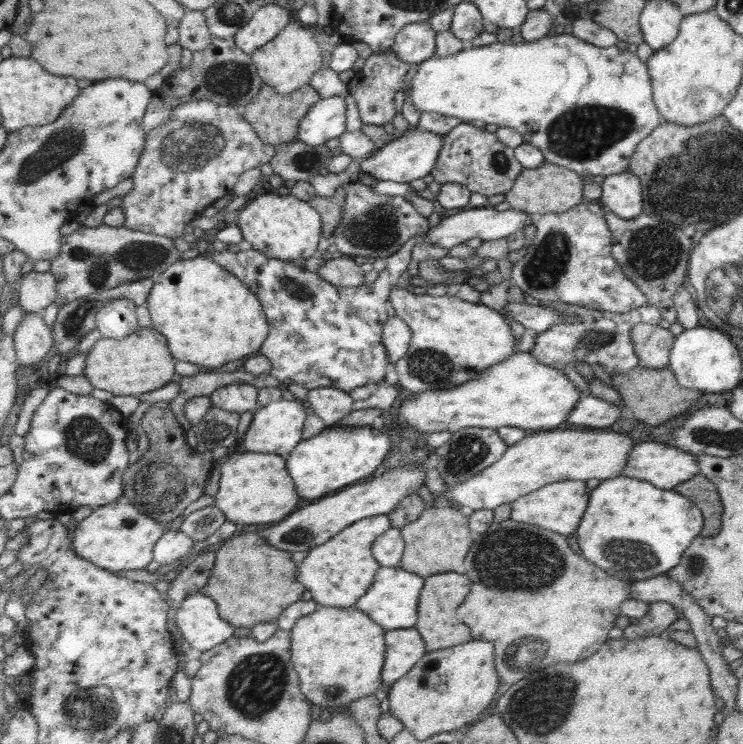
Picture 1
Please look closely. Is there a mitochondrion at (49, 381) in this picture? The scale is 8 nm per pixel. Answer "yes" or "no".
no

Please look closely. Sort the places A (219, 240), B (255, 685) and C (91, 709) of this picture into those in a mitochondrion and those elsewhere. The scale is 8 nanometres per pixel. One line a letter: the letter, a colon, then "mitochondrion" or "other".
A: other
B: mitochondrion
C: mitochondrion

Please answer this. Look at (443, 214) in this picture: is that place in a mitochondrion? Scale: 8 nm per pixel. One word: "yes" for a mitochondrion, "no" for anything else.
no

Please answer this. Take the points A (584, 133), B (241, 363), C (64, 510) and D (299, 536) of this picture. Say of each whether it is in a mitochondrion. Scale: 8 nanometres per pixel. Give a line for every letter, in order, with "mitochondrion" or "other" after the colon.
A: mitochondrion
B: other
C: other
D: mitochondrion

